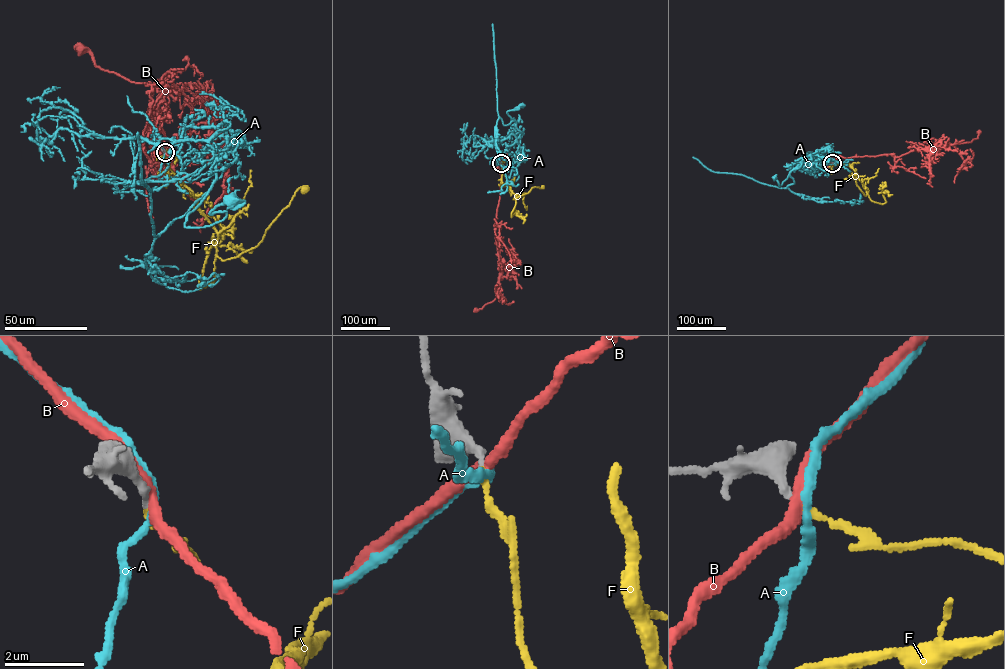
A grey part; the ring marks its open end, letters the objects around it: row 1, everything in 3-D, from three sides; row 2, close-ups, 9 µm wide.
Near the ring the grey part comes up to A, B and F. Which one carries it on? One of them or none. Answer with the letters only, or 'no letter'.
F

